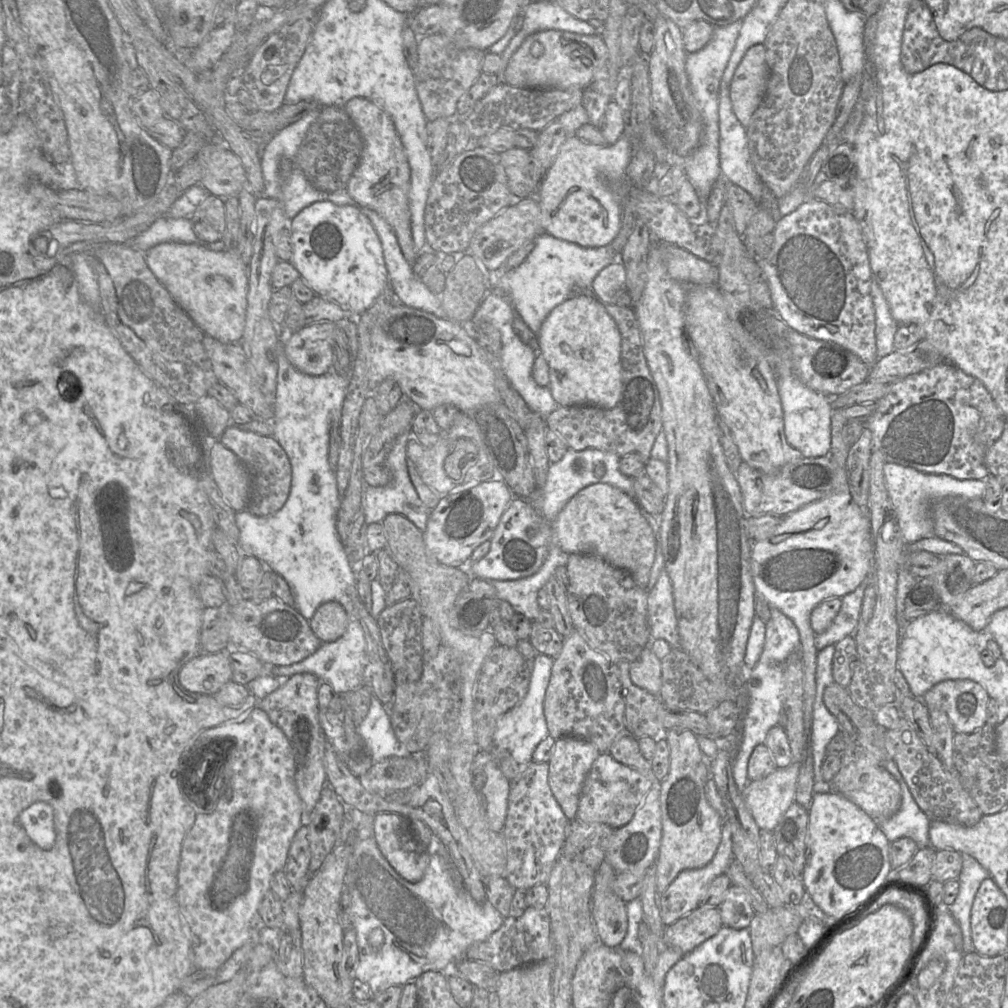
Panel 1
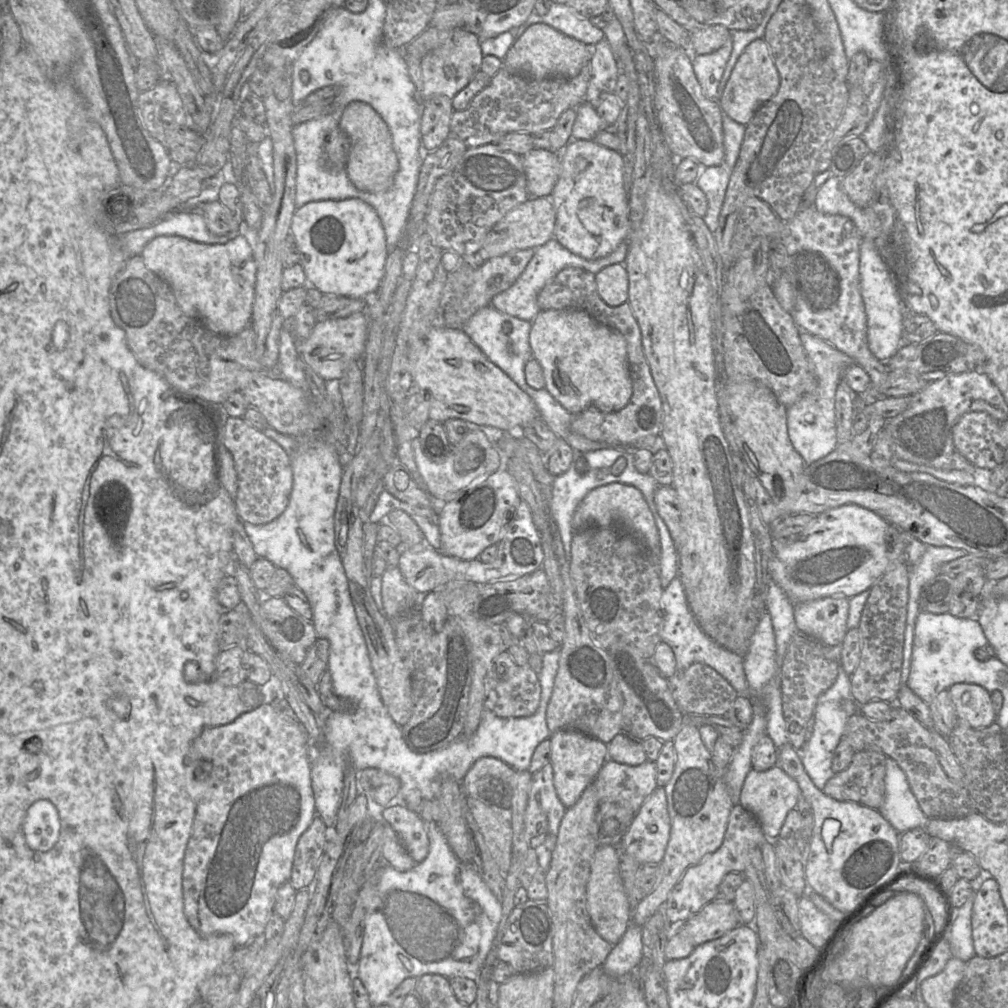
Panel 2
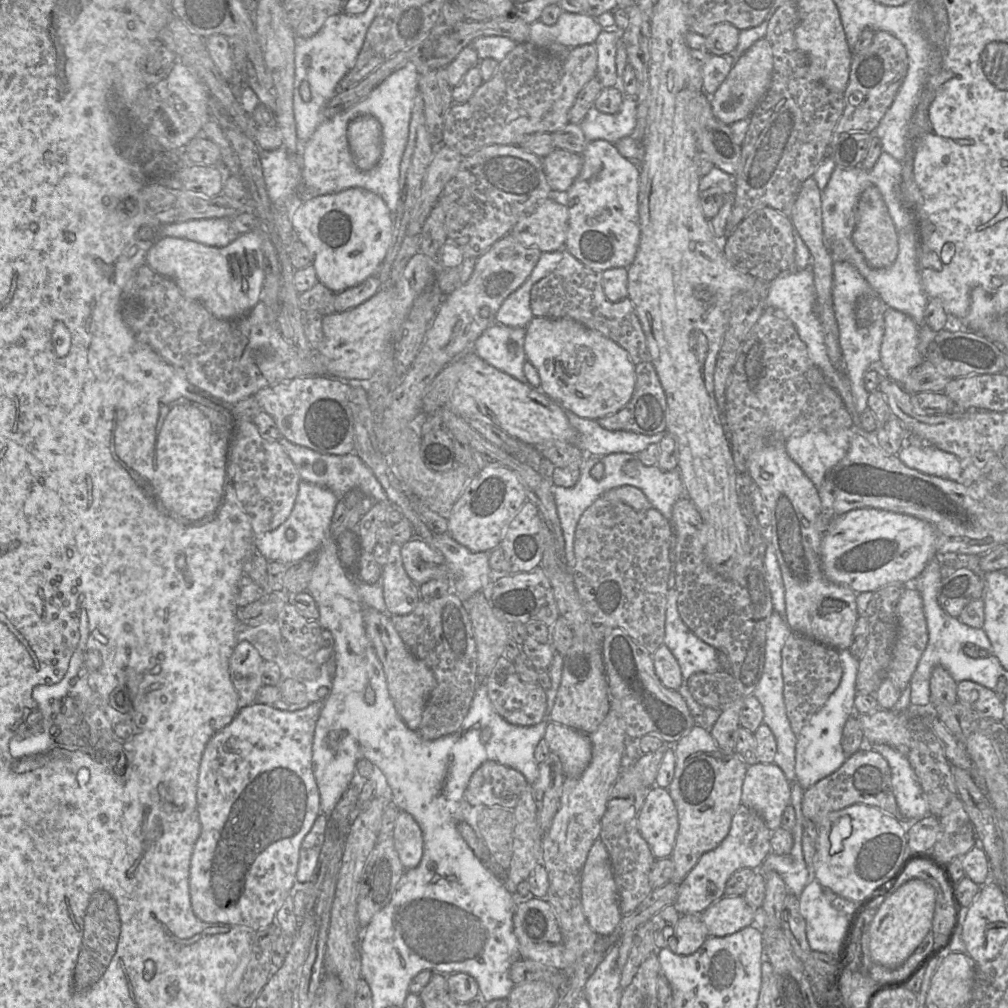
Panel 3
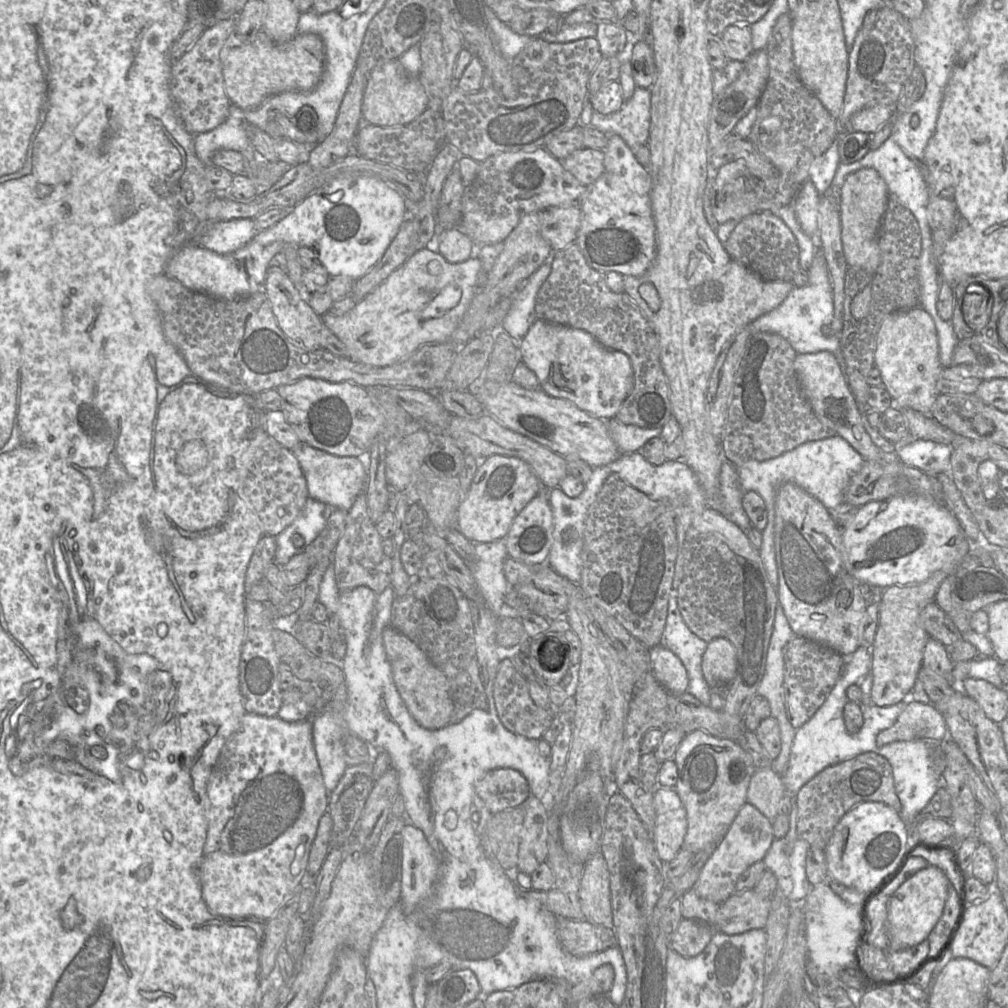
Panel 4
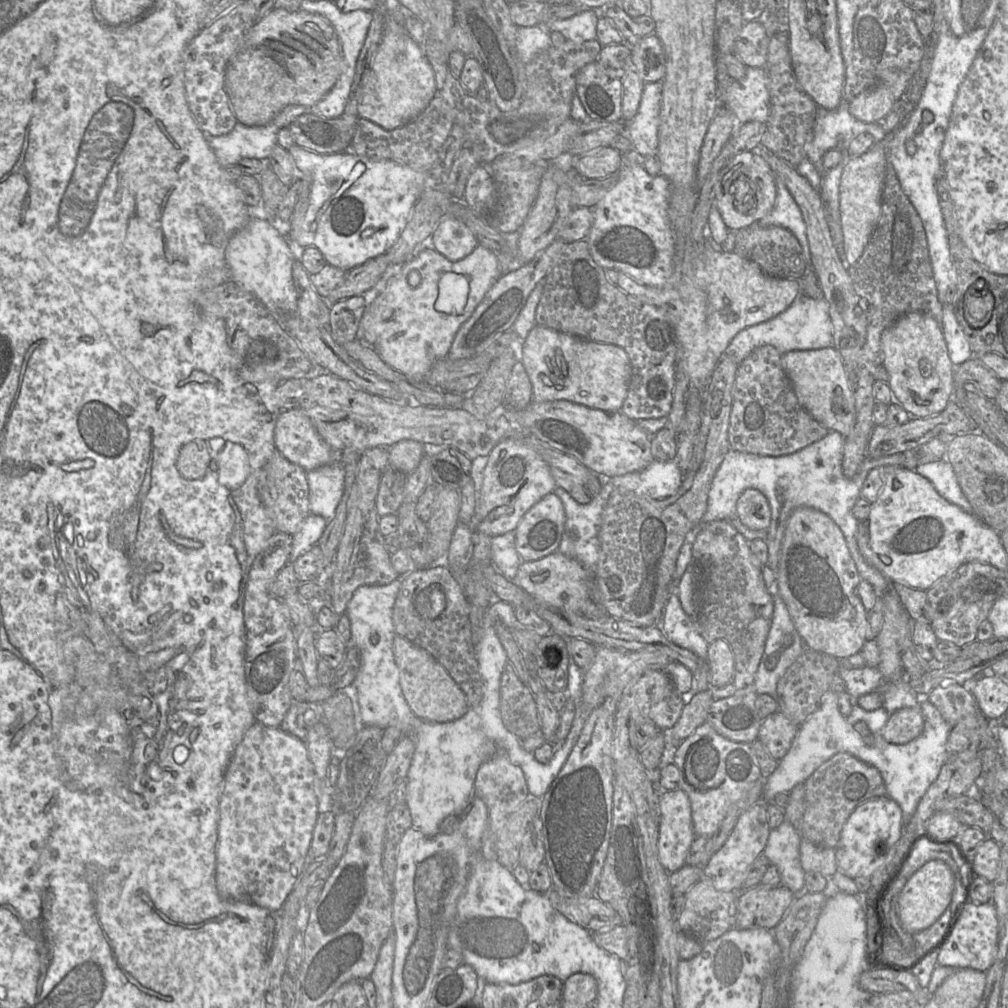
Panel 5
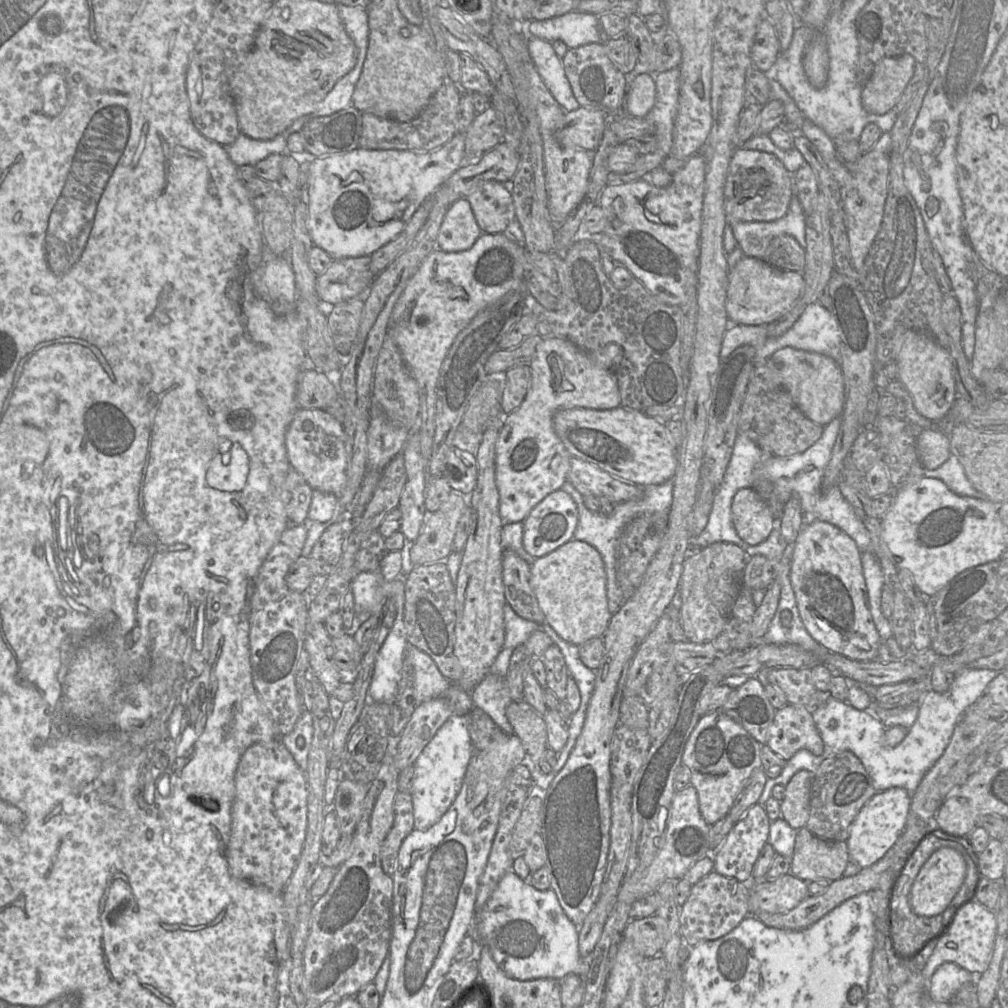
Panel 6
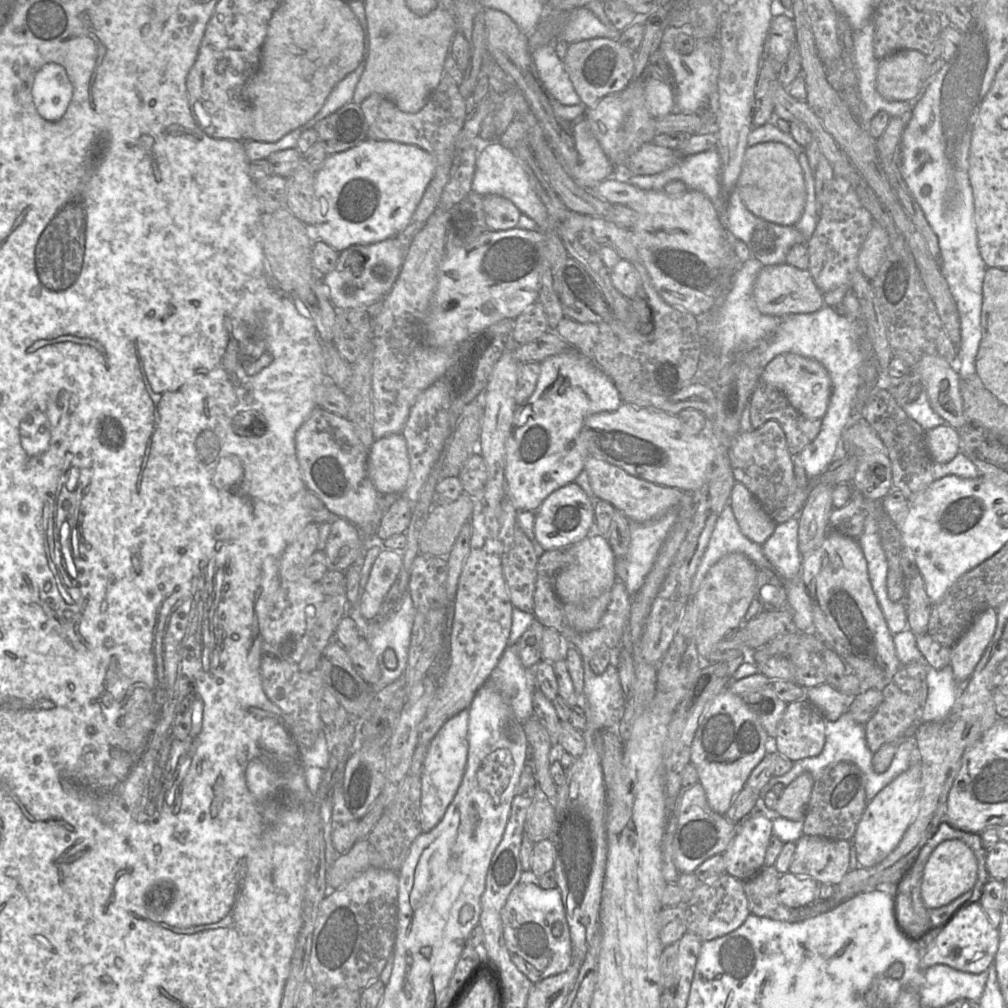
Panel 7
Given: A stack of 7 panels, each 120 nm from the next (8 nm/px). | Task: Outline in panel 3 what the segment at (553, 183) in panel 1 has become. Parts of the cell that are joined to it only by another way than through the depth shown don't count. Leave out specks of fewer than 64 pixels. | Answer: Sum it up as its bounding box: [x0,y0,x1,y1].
[564,140,640,271]

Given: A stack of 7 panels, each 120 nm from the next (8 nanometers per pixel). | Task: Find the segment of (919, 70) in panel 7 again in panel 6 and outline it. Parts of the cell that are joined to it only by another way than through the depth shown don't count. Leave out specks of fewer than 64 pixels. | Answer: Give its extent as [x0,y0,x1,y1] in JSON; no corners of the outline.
[861,54,916,115]

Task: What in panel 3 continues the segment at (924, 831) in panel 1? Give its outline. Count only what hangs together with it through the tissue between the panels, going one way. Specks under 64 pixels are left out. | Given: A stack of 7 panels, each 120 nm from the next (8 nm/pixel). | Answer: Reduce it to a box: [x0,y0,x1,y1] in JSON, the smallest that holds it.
[860,739,929,821]

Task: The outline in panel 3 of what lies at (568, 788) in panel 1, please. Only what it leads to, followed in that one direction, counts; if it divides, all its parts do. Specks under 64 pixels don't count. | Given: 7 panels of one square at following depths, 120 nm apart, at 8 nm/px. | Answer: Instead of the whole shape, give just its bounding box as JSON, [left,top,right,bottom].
[544,722,592,778]

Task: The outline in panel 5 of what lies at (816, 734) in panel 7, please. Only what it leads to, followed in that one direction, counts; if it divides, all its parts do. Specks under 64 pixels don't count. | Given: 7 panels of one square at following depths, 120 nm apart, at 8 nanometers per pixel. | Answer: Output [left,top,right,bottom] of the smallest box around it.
[758,711,800,761]

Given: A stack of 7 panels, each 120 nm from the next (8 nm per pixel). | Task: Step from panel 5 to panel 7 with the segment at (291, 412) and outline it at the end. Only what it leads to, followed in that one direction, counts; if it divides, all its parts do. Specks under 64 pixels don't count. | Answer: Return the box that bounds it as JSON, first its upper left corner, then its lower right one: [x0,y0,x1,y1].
[295,407,398,538]

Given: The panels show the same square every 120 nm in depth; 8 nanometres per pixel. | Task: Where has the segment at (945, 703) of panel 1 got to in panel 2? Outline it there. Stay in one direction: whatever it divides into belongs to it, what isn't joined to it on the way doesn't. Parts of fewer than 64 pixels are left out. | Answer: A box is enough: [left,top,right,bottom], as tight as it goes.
[948,683,996,728]

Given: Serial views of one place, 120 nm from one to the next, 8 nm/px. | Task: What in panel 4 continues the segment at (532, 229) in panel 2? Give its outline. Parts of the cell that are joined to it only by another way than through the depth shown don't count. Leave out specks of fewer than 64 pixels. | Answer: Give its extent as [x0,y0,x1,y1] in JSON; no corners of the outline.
[541,206,581,251]

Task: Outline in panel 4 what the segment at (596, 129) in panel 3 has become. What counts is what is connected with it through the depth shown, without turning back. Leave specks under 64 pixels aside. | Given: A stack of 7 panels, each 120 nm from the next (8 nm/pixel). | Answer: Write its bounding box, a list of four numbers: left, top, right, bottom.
[590,87,651,151]

